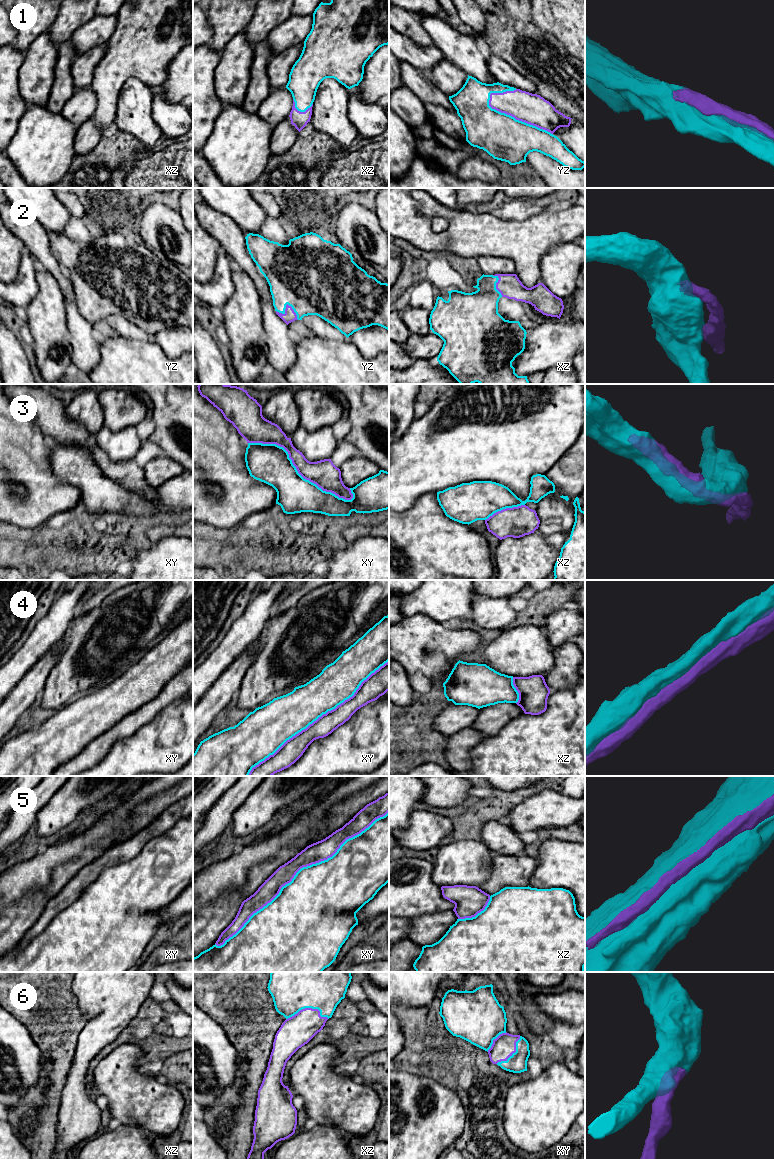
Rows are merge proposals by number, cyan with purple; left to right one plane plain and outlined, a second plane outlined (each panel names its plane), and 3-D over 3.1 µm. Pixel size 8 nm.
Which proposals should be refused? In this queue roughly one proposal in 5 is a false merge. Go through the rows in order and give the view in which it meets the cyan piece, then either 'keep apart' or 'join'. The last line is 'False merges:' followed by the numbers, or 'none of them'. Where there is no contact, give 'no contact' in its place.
1: contact in yz; join
2: contact in yz; join
3: contact in xy; join
4: contact in xy; join
5: contact in xy; keep apart
6: contact in xz; join
False merges: 5

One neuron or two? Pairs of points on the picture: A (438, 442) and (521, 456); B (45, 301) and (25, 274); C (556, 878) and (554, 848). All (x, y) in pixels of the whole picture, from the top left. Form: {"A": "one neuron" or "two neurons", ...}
{"A": "one neuron", "B": "two neurons", "C": "one neuron"}

